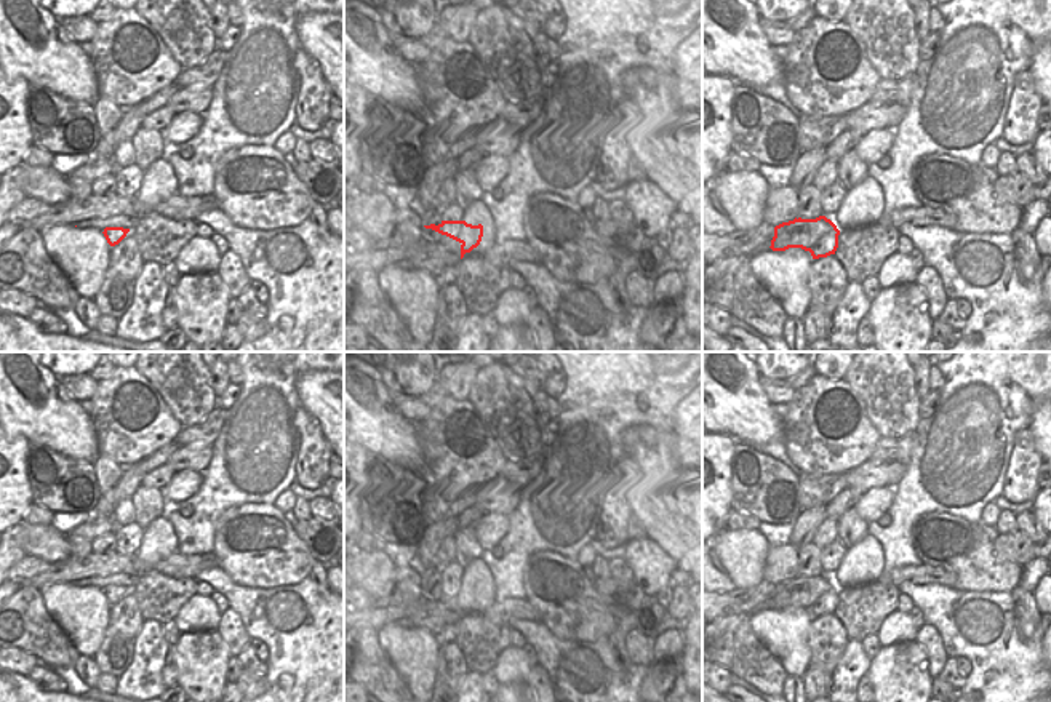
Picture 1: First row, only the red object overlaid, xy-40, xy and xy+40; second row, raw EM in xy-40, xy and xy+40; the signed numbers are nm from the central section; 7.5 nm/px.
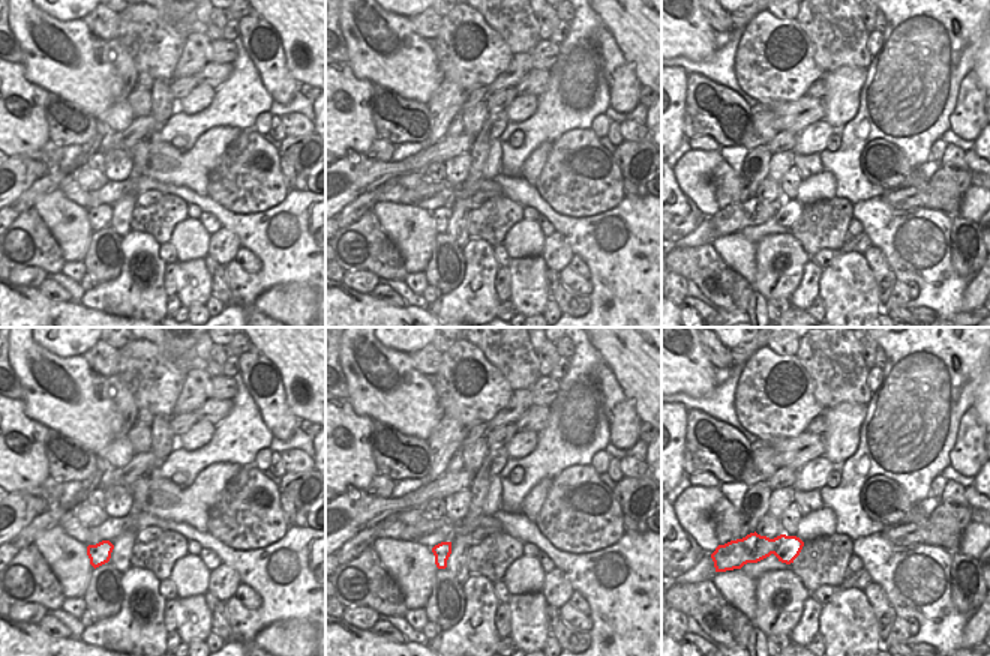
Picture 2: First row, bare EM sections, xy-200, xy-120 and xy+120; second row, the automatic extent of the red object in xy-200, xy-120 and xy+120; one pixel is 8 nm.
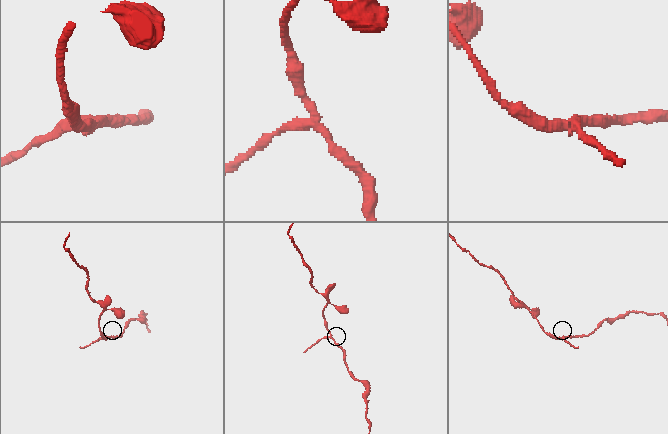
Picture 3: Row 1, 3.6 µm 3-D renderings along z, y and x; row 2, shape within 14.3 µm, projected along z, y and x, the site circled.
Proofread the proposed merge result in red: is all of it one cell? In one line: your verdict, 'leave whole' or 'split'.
split

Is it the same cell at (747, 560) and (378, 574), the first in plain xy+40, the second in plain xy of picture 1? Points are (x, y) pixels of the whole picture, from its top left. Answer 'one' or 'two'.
two

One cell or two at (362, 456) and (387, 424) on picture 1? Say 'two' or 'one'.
two

